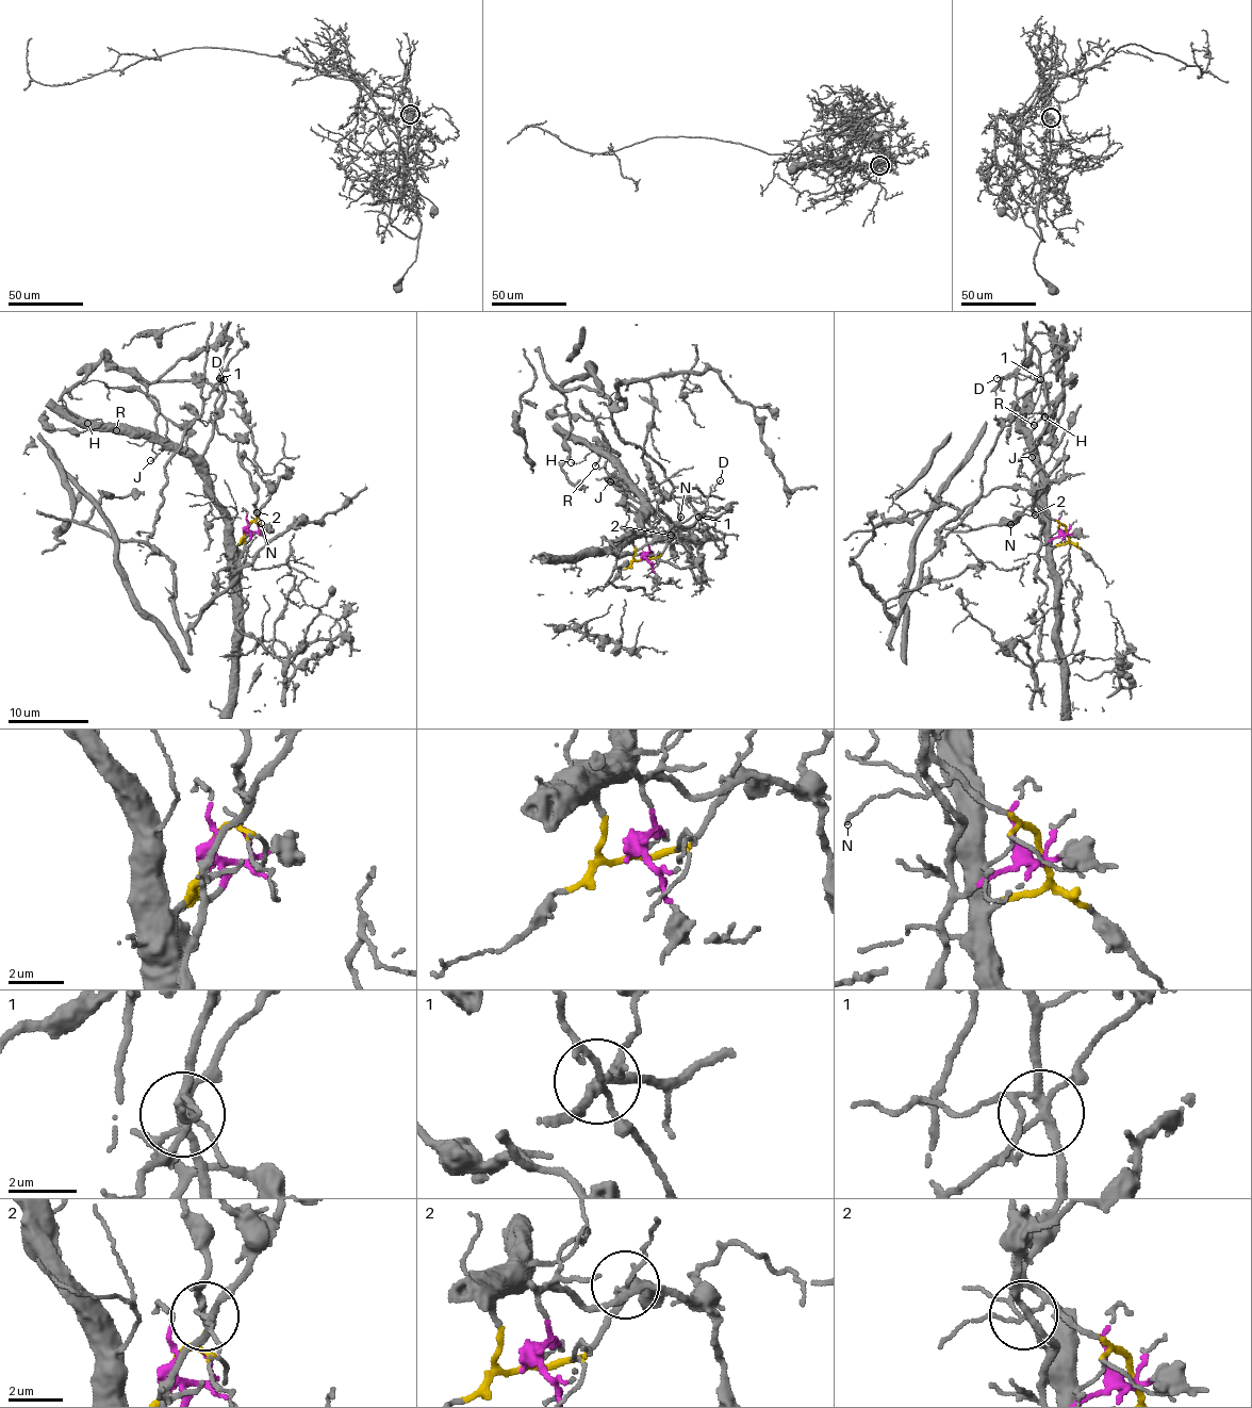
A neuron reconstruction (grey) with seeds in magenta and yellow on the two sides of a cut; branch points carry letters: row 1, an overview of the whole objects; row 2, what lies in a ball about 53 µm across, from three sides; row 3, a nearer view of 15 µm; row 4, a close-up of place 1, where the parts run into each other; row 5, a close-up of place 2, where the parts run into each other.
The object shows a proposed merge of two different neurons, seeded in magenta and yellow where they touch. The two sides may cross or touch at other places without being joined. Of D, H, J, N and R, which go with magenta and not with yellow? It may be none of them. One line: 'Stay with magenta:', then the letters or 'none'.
Stay with magenta: none

